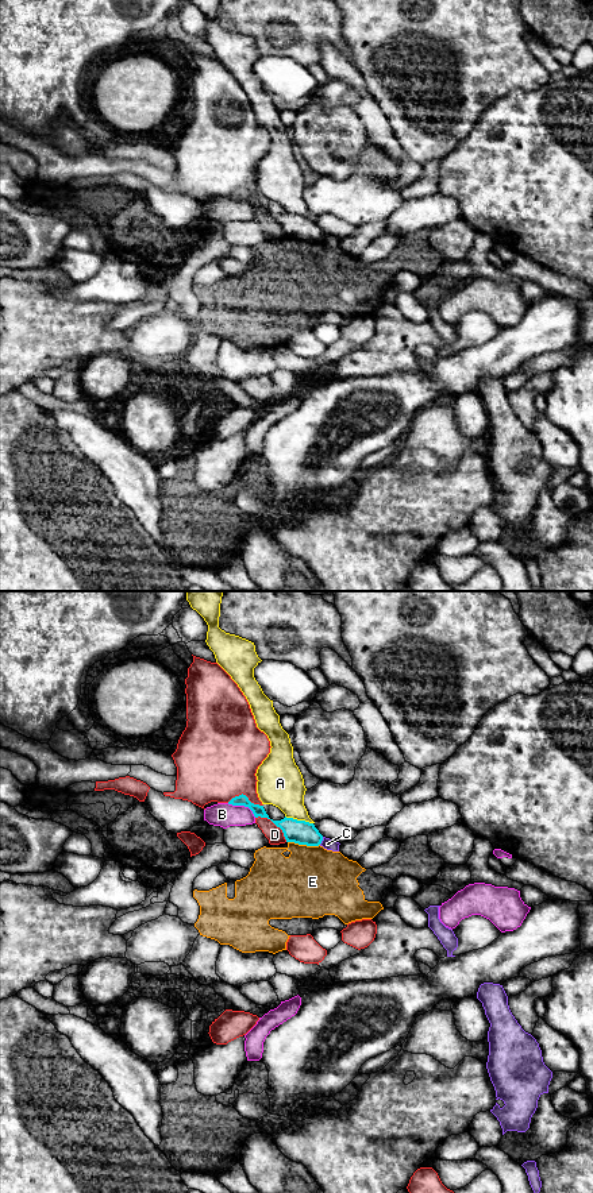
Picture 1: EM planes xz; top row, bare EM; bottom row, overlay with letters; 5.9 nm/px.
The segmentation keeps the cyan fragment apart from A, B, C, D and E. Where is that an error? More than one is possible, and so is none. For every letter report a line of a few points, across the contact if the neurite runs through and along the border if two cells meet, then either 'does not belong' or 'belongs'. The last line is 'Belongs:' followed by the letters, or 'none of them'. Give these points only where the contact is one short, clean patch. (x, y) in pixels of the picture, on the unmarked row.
A: does not belong
B: does not belong
C: does not belong
D: does not belong
E: xz (288, 236), (319, 240) | does not belong
Belongs: none of them

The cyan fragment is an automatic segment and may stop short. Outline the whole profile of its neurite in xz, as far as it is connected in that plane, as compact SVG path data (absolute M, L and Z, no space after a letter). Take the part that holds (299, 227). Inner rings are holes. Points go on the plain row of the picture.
M286 212L281 216L270 216L282 225L286 238L319 242L323 236L323 231L319 228L313 219Z

